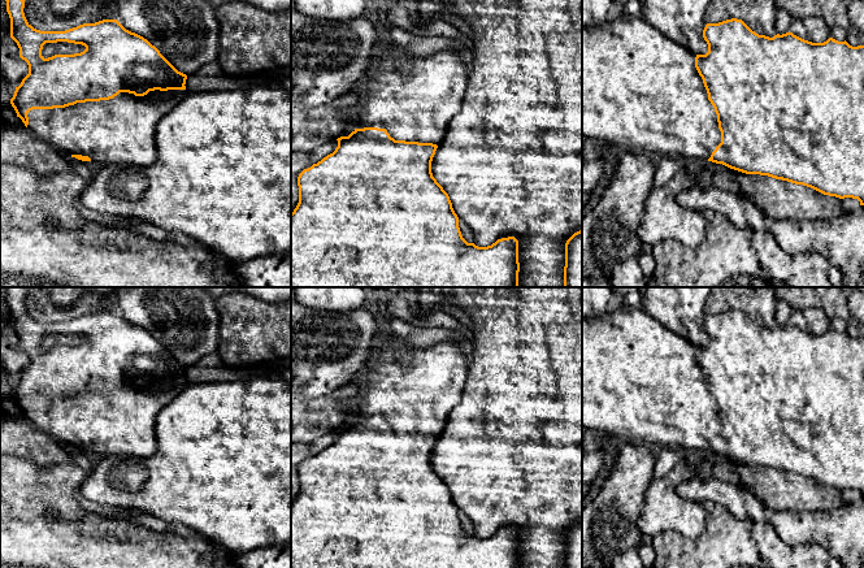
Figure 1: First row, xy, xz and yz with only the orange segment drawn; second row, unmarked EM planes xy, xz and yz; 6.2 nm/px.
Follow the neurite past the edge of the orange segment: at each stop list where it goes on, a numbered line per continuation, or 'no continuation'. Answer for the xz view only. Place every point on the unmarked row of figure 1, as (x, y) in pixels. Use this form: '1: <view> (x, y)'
1: xz (415, 389)

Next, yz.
1: yz (641, 382)

